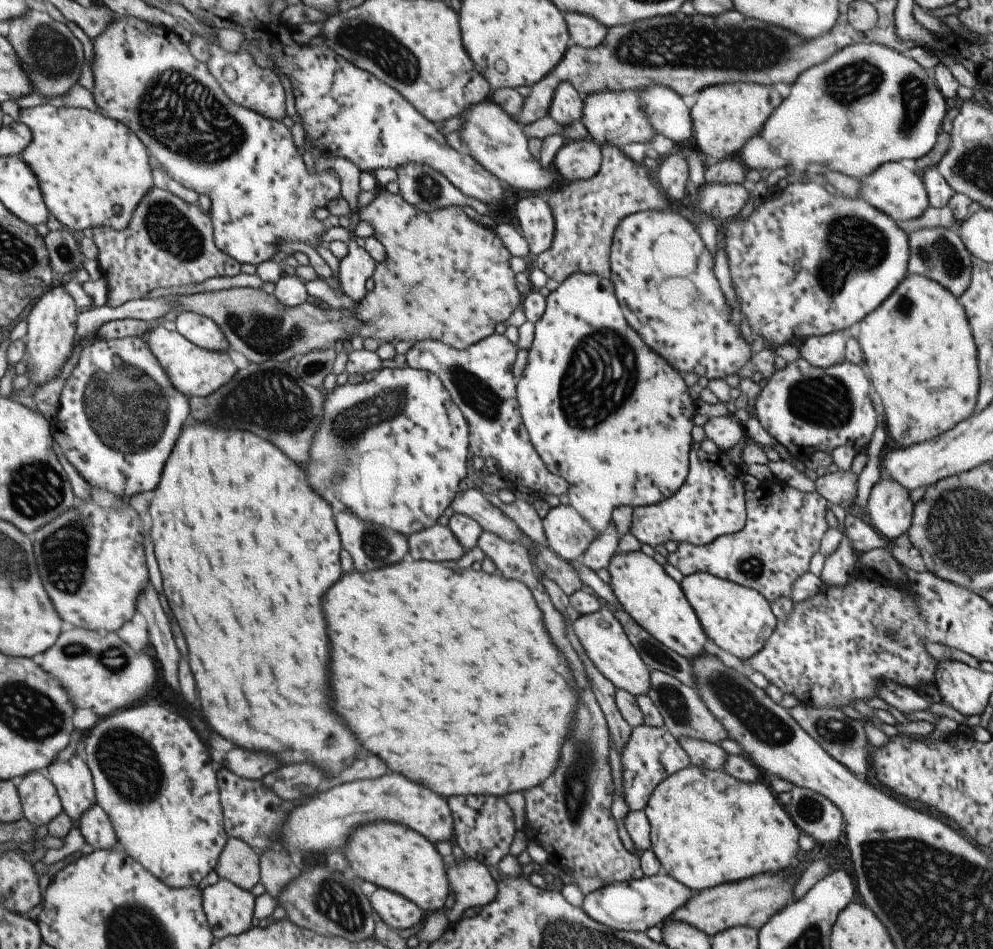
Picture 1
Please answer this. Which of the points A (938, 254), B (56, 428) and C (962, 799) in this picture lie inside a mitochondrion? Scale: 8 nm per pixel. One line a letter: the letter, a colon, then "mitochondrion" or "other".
A: mitochondrion
B: other
C: other

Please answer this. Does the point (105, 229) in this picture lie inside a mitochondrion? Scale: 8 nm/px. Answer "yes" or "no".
no

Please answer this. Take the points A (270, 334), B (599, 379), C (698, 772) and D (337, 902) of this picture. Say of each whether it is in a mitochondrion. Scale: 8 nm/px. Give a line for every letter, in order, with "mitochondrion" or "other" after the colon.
A: mitochondrion
B: mitochondrion
C: other
D: mitochondrion

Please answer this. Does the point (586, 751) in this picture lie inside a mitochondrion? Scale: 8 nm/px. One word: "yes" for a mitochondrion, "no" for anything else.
yes

